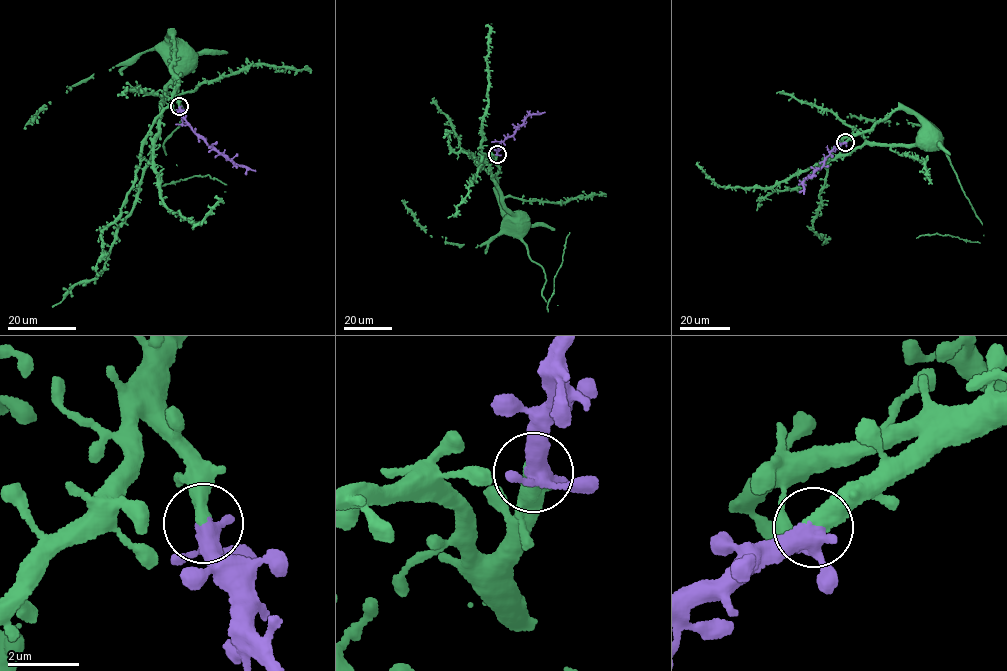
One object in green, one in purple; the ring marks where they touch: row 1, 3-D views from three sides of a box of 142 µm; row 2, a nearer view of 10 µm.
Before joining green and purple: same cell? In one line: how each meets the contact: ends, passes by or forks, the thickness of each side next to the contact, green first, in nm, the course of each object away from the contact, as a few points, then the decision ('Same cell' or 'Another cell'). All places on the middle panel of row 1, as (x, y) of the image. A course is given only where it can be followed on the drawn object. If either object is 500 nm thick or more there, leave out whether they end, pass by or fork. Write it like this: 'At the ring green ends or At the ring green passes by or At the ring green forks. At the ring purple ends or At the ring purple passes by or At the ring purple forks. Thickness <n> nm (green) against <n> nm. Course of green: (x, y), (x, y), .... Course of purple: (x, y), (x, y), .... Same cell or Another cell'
At the ring green ends. At the ring purple forks. Thickness 480 nm (green) against 360 nm. Course of green: (496, 154), (497, 198), (509, 214), (513, 213). Course of purple: (496, 154), (498, 144), (514, 133), (523, 119), (545, 112). Same cell

